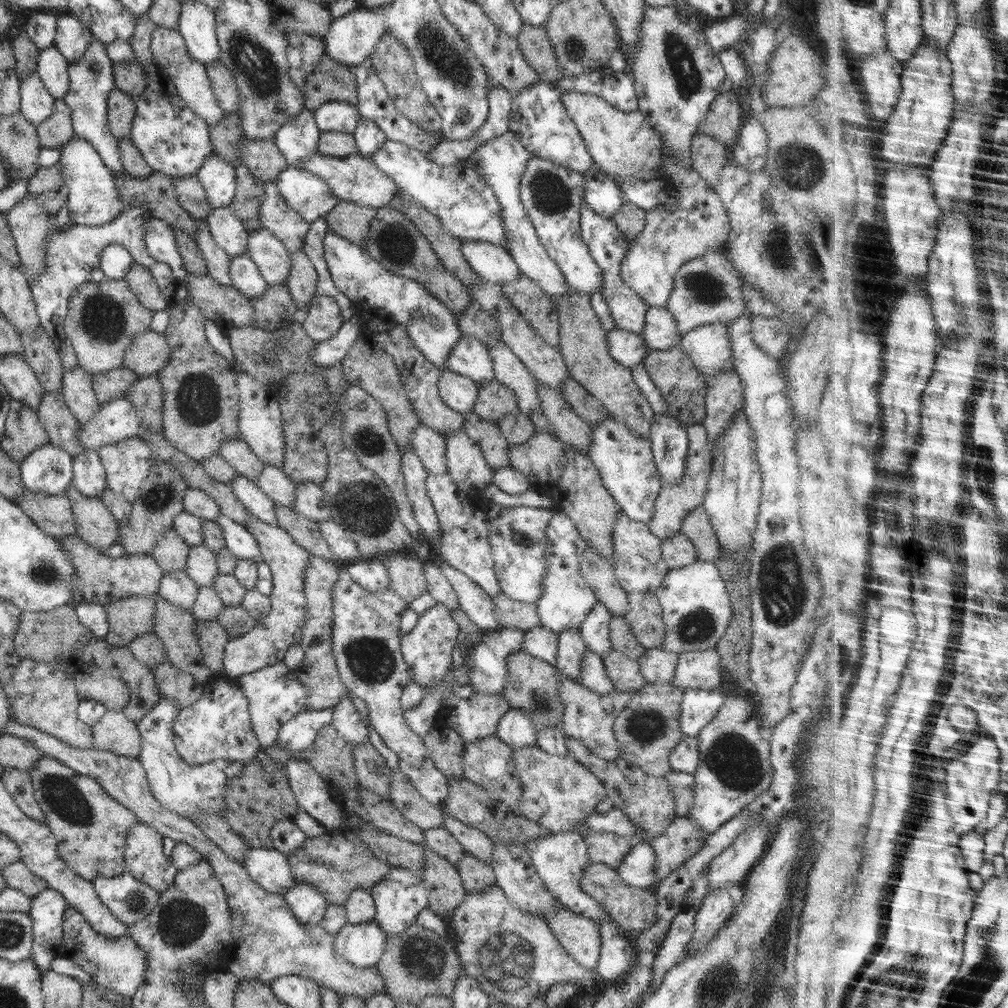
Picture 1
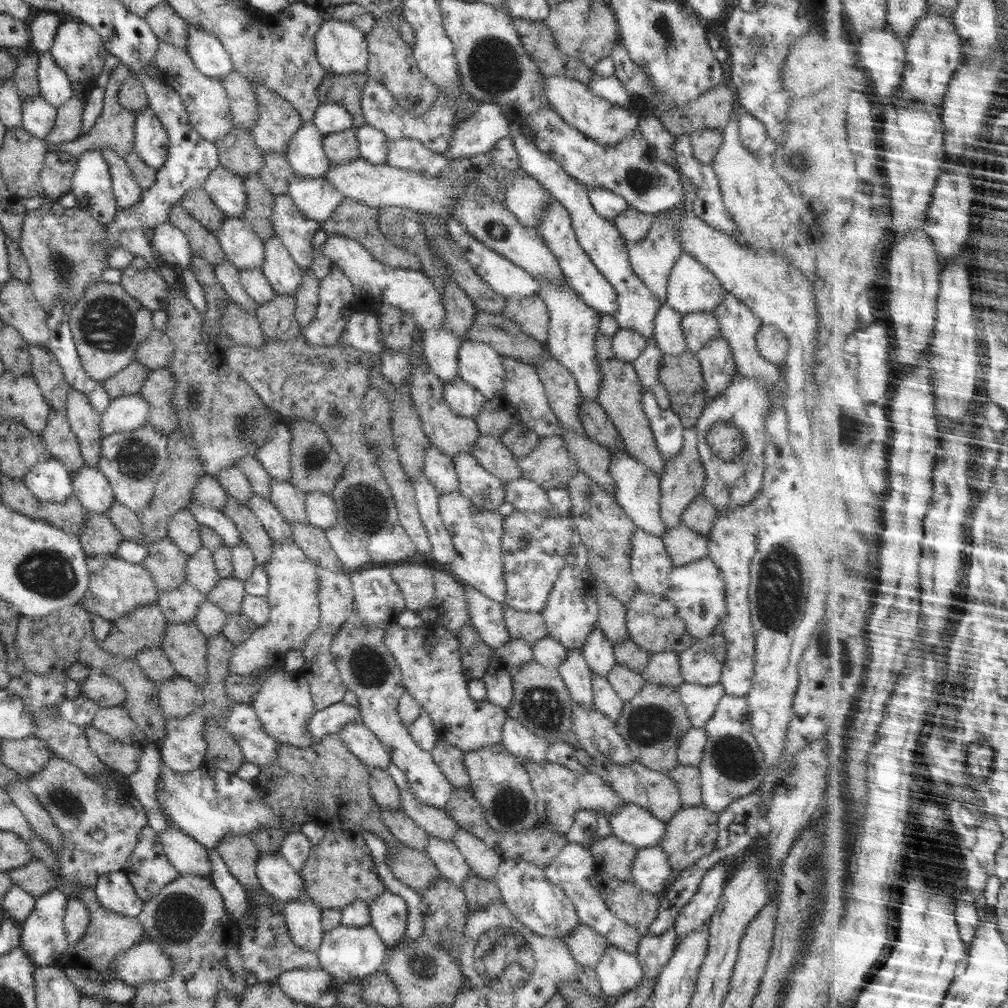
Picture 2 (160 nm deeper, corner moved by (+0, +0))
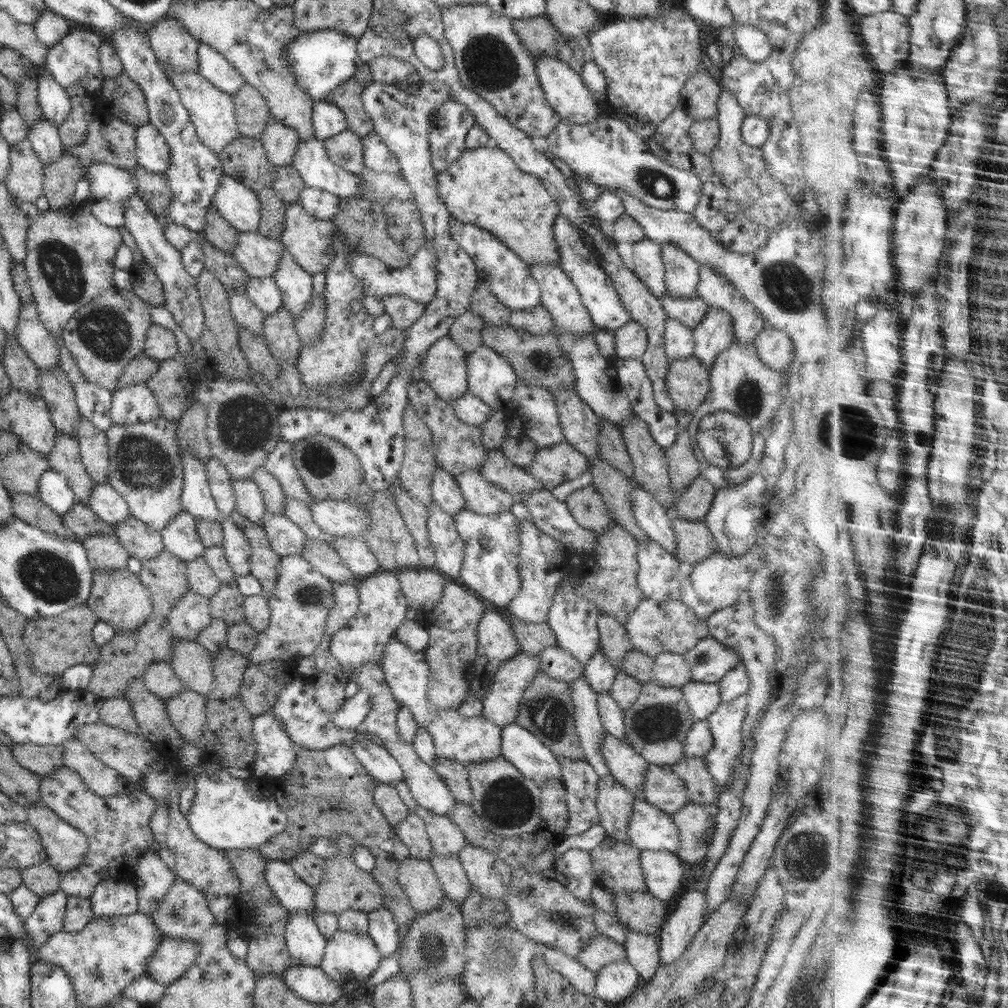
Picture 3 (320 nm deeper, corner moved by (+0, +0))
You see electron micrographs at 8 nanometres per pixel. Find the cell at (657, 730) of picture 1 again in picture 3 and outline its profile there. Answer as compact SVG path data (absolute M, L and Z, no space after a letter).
M652 681L643 683L640 697L623 716L628 744L649 764L674 766L685 756L683 747L694 721L680 689L662 687Z

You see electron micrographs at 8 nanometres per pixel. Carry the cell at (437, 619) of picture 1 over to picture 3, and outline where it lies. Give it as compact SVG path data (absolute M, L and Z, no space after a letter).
M396 636L388 641L381 667L394 699L398 704L408 707L412 711L416 723L426 728L432 735L436 757L450 759L450 761L464 766L468 766L470 763L484 763L500 757L502 738L500 727L496 727L494 723L482 716L464 718L460 716L459 708L442 710L430 703L428 692L432 688L432 674L427 660L425 660L424 652L425 650L408 648Z

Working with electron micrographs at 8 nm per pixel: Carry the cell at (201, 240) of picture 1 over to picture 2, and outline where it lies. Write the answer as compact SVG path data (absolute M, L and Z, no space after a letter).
M226 258L220 261L218 265L213 266L217 283L222 286L227 297L242 307L244 310L255 312L257 303L252 300L252 297L244 290L239 280L239 270L232 265Z

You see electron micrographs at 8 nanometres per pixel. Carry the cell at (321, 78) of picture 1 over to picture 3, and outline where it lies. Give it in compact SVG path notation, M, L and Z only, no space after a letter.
M364 64L352 78L337 86L324 98L329 103L335 104L345 114L347 129L360 138L374 131L372 119L367 116L361 99L363 89L372 81L372 71Z

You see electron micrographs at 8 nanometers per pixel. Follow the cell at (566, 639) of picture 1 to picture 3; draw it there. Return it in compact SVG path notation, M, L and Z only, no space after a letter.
M584 674L569 685L575 726L584 760L592 766L599 778L604 778L611 772L600 754L600 743L605 729L602 727L597 708L597 693L592 691Z

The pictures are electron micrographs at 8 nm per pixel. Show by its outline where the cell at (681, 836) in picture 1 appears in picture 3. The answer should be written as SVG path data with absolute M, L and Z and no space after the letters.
M688 801L670 816L678 828L680 846L674 854L682 861L695 864L703 859L709 842L716 834L715 807Z

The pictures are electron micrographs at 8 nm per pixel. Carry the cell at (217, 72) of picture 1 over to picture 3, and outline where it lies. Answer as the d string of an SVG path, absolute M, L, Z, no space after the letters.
M245 82L233 96L233 103L239 132L250 138L260 138L271 117L265 98L254 86Z

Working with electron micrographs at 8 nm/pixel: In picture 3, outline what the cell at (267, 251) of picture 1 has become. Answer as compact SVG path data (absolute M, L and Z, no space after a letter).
M284 250L282 259L276 267L276 275L272 278L280 289L283 307L296 319L296 316L306 310L313 297L313 276L294 261L290 252Z

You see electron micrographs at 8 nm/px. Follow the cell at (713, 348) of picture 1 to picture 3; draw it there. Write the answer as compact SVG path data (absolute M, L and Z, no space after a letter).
M666 292L661 296L664 312L667 314L667 318L673 318L679 320L682 324L685 324L690 330L707 315L708 305L696 295L689 299L681 299L671 297L671 294Z

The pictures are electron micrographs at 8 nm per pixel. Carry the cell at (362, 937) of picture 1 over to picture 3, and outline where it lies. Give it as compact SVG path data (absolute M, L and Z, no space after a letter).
M337 930L330 938L325 948L325 953L320 963L320 969L332 979L344 993L353 993L365 984L366 979L370 978L374 971L378 969L381 954L376 948L375 942L368 934L356 932L346 932Z

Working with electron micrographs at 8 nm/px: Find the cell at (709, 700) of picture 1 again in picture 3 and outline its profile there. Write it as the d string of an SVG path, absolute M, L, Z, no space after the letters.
M690 680L680 690L683 693L684 702L692 714L693 721L708 719L708 716L714 713L722 702L717 683Z

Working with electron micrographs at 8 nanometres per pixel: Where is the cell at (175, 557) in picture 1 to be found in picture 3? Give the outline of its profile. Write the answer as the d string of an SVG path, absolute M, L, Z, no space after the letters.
M166 549L156 558L143 562L138 575L148 589L153 614L167 619L178 599L189 591L186 567L186 562Z

